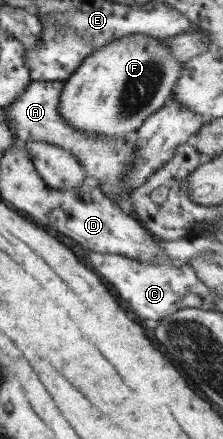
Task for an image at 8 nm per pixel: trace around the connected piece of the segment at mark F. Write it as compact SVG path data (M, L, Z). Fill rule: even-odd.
M129 33L96 48L62 82L58 113L73 130L94 133L102 139L134 135L148 115L171 98L172 87L181 72L168 45L157 37Z

